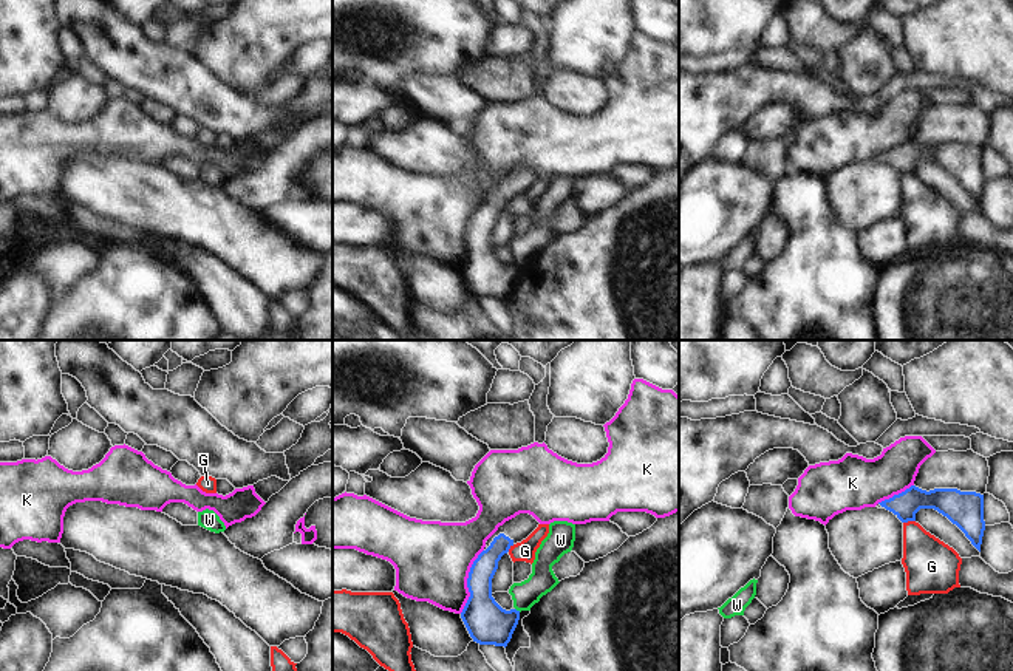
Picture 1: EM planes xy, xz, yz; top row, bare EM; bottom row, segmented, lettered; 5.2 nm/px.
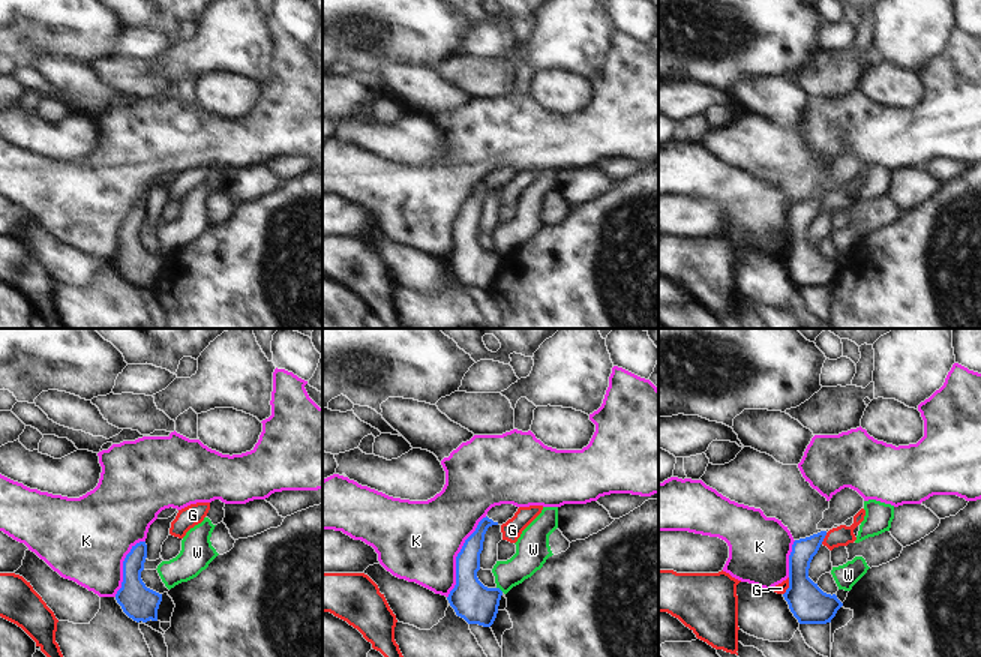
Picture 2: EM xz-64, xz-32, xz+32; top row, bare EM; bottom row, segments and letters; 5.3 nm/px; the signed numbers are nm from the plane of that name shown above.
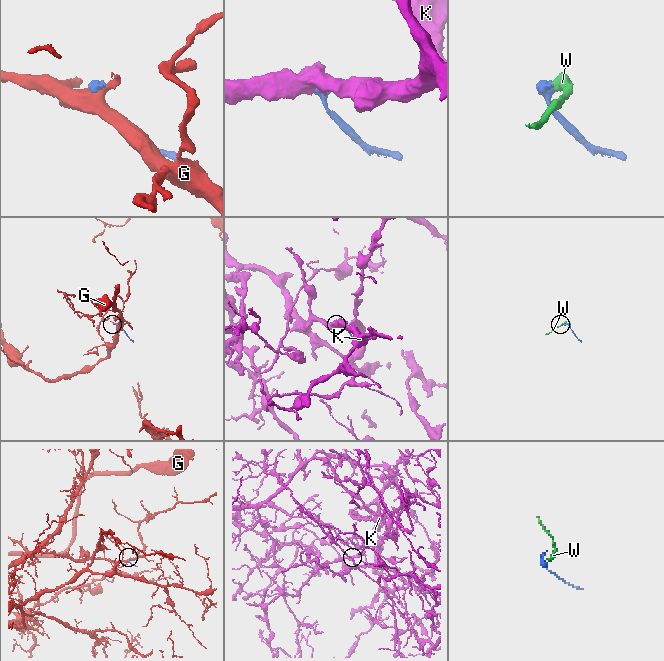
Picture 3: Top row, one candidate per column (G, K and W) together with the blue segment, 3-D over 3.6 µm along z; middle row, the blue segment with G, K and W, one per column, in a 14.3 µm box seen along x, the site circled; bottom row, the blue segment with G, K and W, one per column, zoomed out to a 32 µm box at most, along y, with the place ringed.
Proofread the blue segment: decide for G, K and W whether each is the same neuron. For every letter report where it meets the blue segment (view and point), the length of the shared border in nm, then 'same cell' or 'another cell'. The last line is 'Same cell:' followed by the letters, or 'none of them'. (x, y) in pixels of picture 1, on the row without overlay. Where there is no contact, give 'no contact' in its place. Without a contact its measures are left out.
G: yz (908, 173) | 70 nm | another cell
K: xz (467, 235) | 360 nm | another cell
W: xz (518, 265) | 40 nm | another cell
Same cell: none of them

